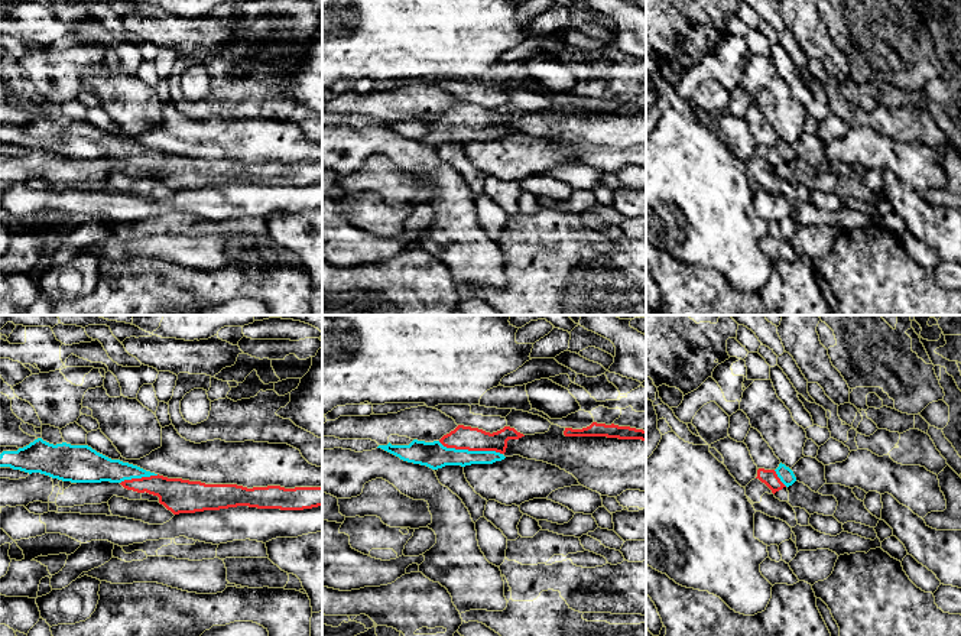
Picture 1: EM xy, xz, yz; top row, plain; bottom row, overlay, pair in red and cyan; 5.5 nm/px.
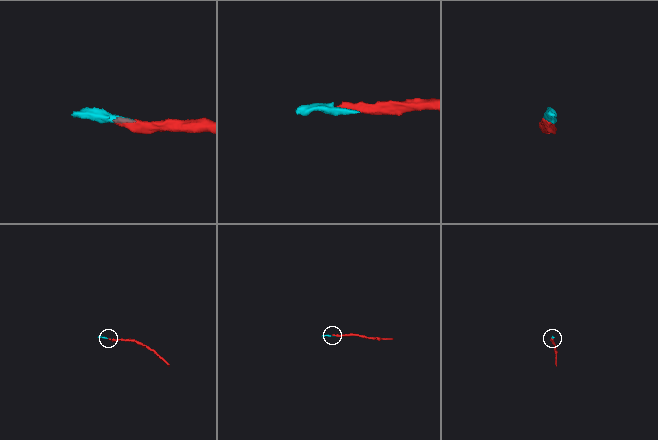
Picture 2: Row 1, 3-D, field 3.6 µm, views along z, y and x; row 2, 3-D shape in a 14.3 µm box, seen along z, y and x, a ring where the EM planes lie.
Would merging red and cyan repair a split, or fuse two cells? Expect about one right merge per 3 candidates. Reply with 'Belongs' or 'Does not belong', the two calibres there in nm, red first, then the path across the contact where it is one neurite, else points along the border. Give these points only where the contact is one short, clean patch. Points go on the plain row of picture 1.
Belongs. Thickness 130 nm (red) against 150 nm. Path across: xz (463, 113), (470, 126), (450, 126), (435, 132)

